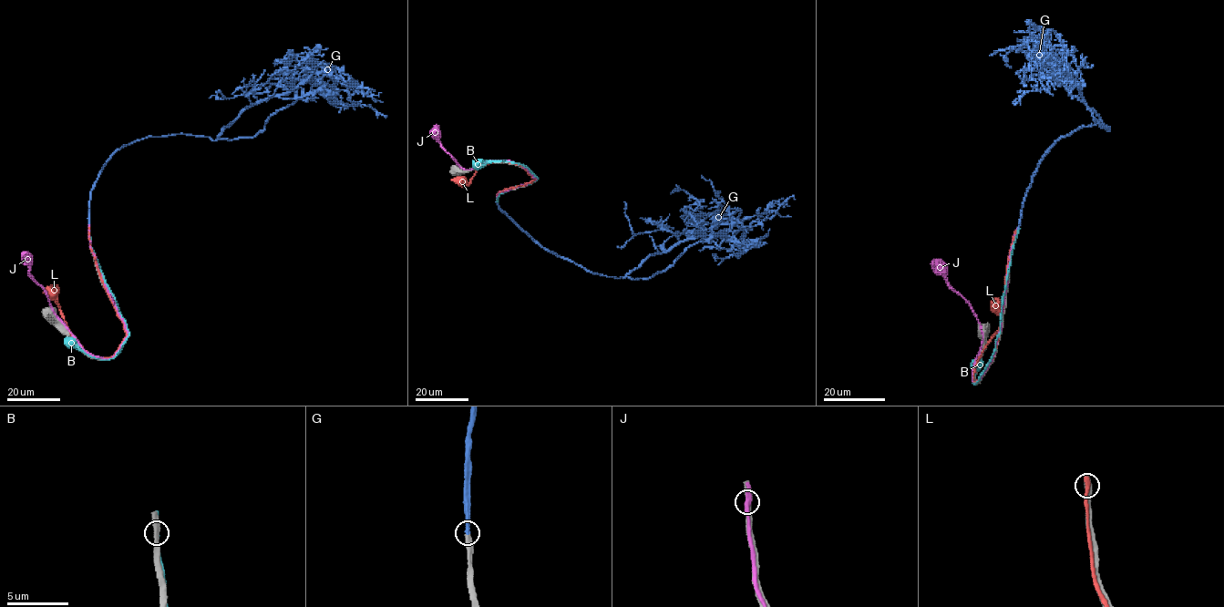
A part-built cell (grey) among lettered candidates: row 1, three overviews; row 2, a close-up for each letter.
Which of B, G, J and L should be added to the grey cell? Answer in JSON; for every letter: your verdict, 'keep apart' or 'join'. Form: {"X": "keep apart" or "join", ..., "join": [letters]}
{"B": "keep apart", "G": "join", "J": "keep apart", "L": "keep apart", "join": ["G"]}

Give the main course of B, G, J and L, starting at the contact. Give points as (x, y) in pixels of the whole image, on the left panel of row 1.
B: (89, 230), (93, 255), (129, 335), (120, 350), (110, 359), (89, 356), (70, 339), (65, 339)
G: (88, 225), (102, 166), (135, 140), (214, 140), (245, 108), (324, 88), (336, 103), (385, 115)
J: (88, 230), (97, 269), (128, 334), (110, 357), (89, 354), (56, 314), (46, 292), (29, 273), (25, 252)
L: (88, 228), (89, 243), (97, 271), (127, 334), (112, 356), (95, 357), (84, 349), (60, 313), (51, 285)

